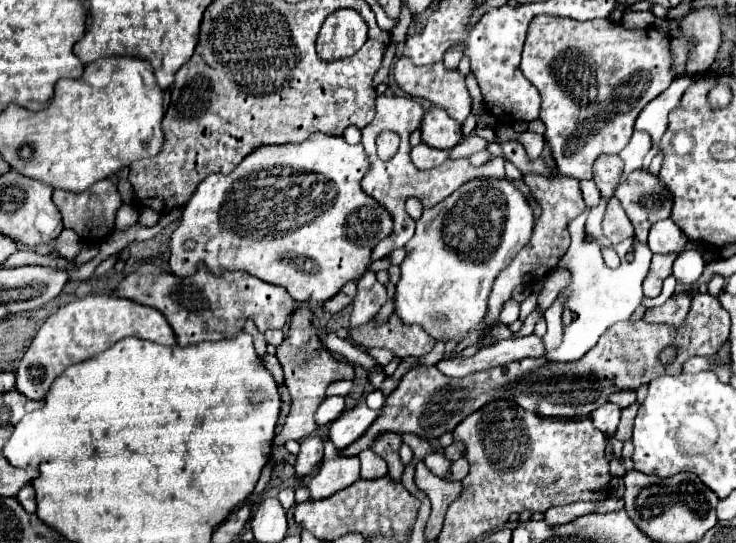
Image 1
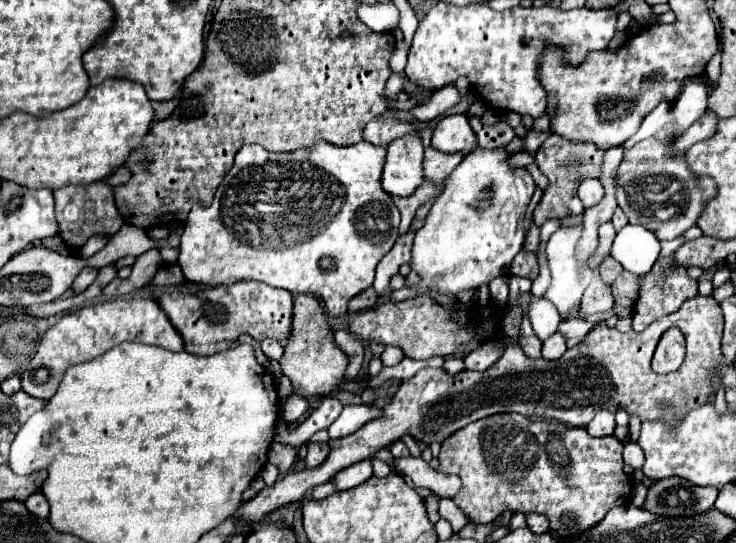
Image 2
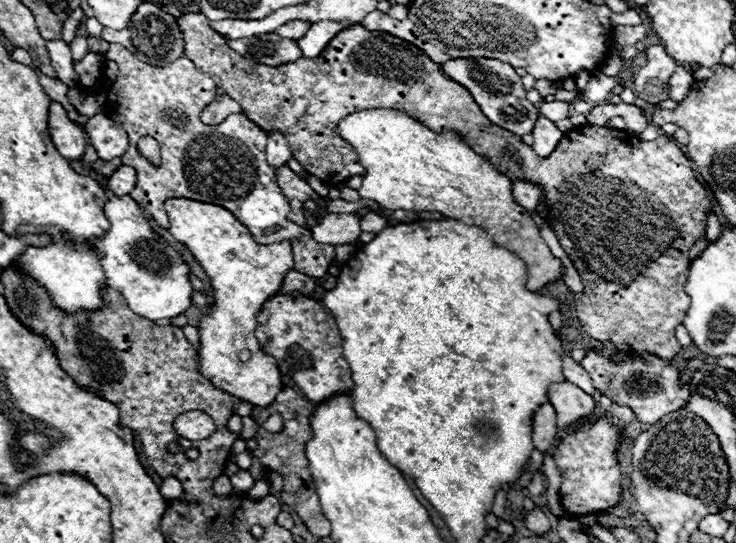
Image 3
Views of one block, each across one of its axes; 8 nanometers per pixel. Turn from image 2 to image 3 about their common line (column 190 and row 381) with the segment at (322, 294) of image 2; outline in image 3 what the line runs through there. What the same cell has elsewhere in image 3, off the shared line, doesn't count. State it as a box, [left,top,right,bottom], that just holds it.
[166,198,294,408]

